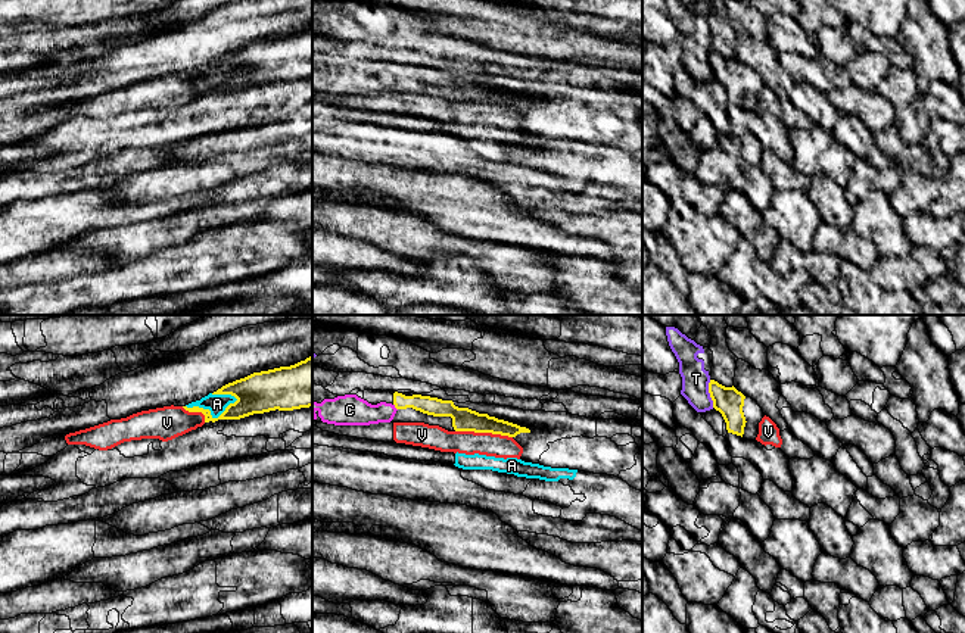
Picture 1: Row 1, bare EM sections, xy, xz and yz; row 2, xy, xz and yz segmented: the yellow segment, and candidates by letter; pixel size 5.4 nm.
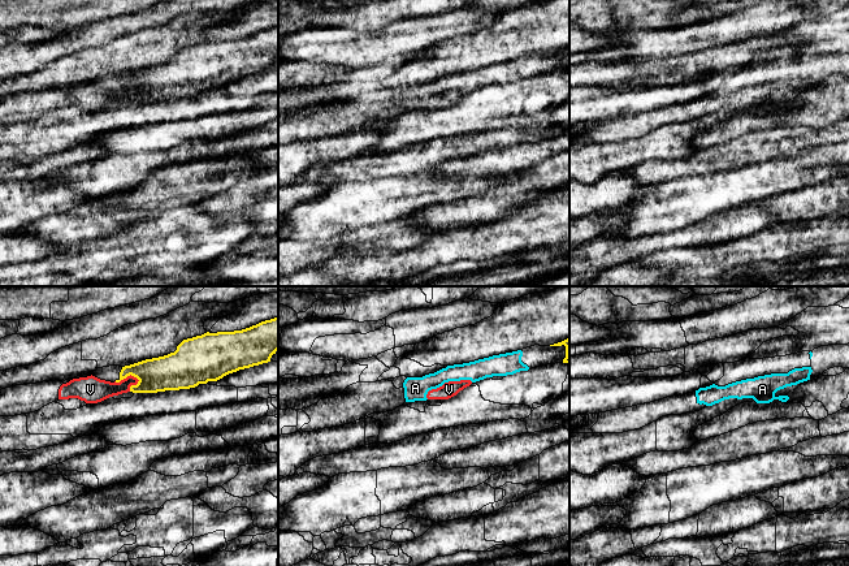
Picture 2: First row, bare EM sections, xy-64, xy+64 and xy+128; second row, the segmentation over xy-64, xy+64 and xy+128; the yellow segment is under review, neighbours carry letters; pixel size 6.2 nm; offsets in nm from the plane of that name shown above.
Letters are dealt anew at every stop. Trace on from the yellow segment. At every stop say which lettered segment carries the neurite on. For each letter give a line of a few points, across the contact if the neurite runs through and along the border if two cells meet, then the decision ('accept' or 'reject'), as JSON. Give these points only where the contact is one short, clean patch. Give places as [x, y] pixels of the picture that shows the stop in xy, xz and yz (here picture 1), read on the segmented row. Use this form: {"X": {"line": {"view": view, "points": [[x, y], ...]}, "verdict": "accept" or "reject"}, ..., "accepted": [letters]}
{"A": {"line": {"view": "xy", "points": [[237, 399], [217, 417], [208, 409], [186, 407]]}, "verdict": "reject"}, "C": {"verdict": "accept"}, "T": {"verdict": "reject"}, "V": {"line": {"view": "xz", "points": [[455, 430], [491, 432], [511, 437]]}, "verdict": "reject"}, "accepted": ["C"]}

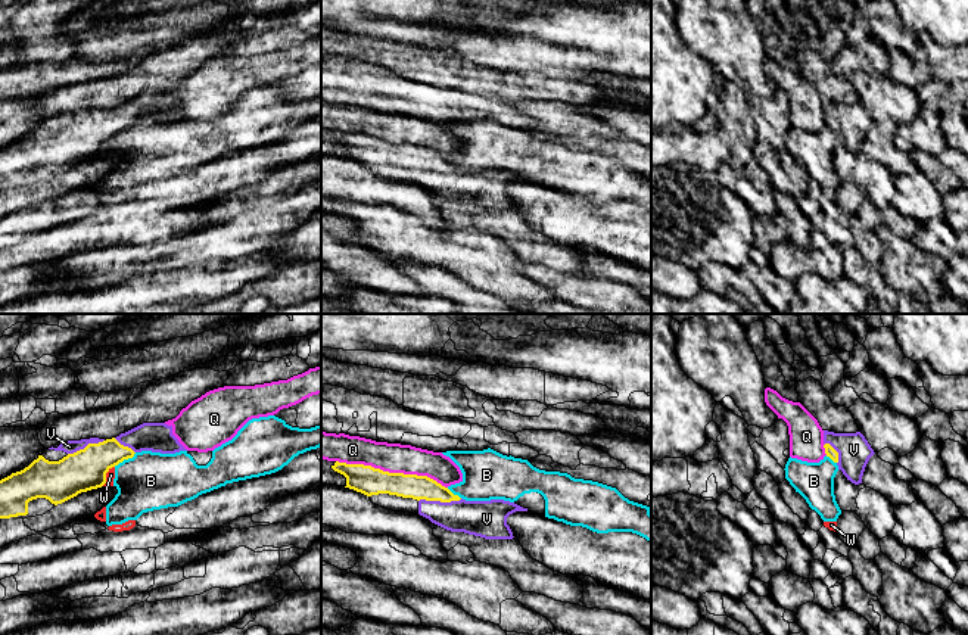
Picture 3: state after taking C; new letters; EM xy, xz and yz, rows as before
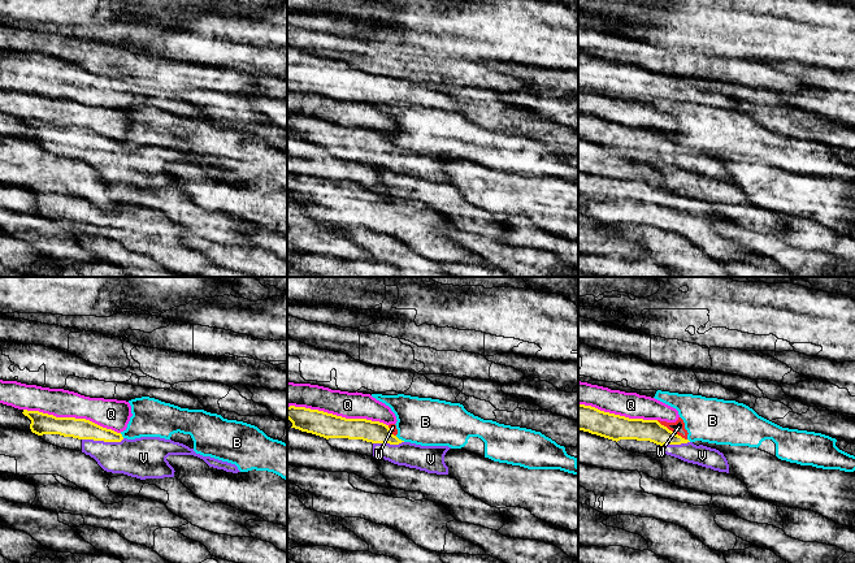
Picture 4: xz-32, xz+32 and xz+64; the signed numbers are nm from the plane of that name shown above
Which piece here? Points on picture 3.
{"B": {"line": {"view": "xy", "points": [[136, 453], [114, 466]]}, "verdict": "reject"}, "Q": {"verdict": "reject"}, "V": {"verdict": "accept"}, "W": {"verdict": "reject"}, "accepted": ["V"]}

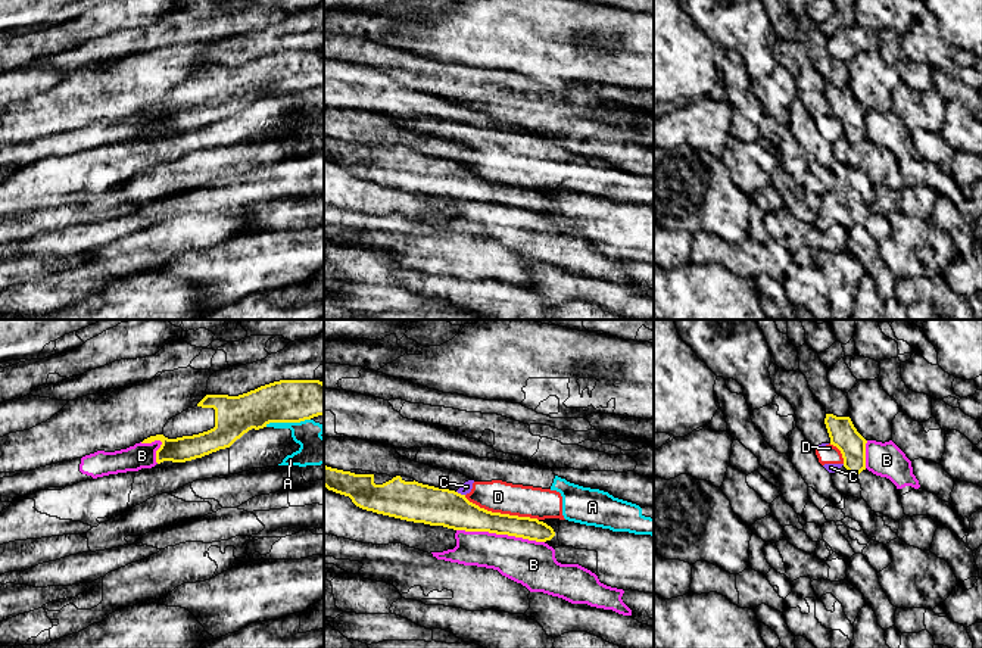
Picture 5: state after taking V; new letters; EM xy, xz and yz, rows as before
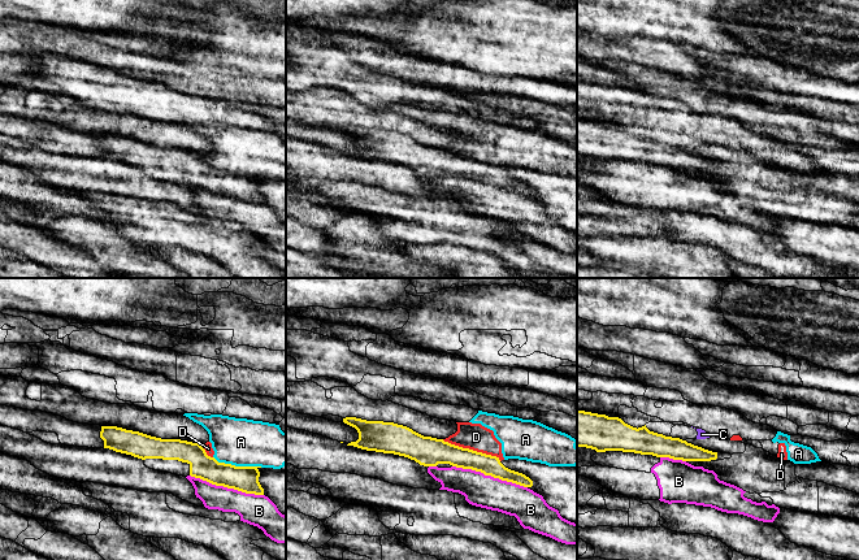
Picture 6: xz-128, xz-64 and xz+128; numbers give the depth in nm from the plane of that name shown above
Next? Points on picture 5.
{"A": {"verdict": "reject"}, "B": {"verdict": "reject"}, "C": {"line": {"view": "xz", "points": [[457, 491], [464, 495]]}, "verdict": "reject"}, "D": {"verdict": "reject"}, "accepted": []}

